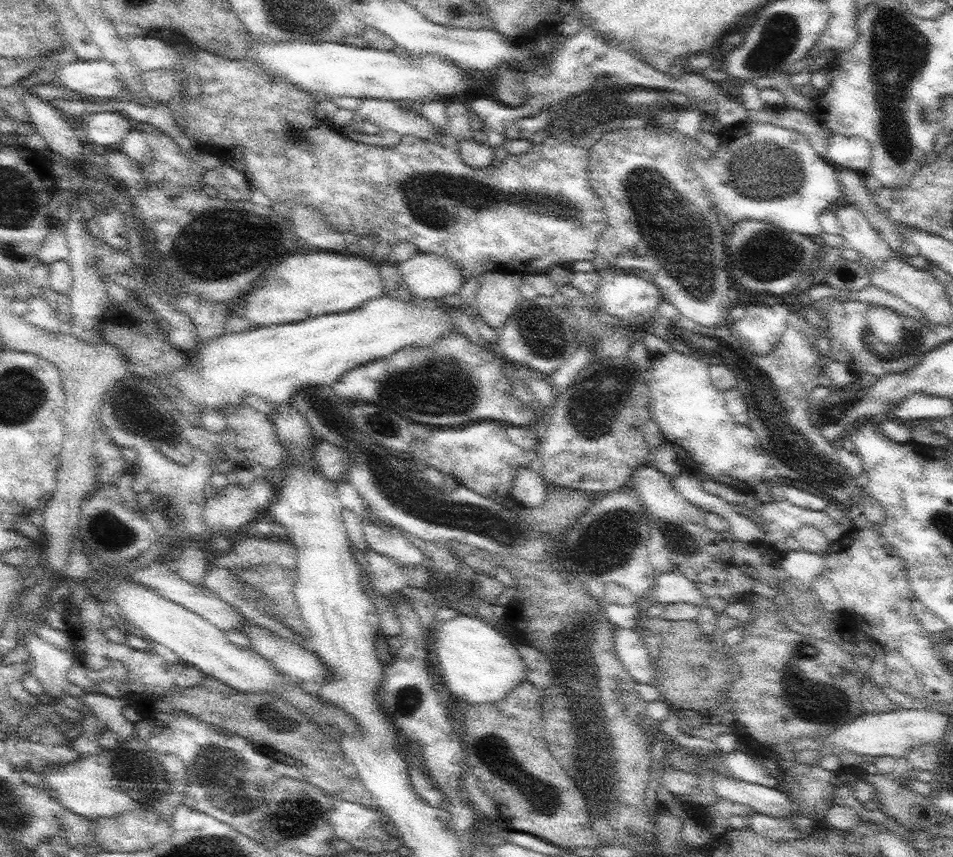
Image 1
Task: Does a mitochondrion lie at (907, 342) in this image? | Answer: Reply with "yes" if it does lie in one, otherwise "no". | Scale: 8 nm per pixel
yes

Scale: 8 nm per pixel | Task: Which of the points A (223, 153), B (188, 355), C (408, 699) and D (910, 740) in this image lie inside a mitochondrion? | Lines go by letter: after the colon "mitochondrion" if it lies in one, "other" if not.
A: other
B: other
C: mitochondrion
D: other

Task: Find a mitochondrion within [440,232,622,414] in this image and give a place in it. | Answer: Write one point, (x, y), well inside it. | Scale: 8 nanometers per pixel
(549, 335)

